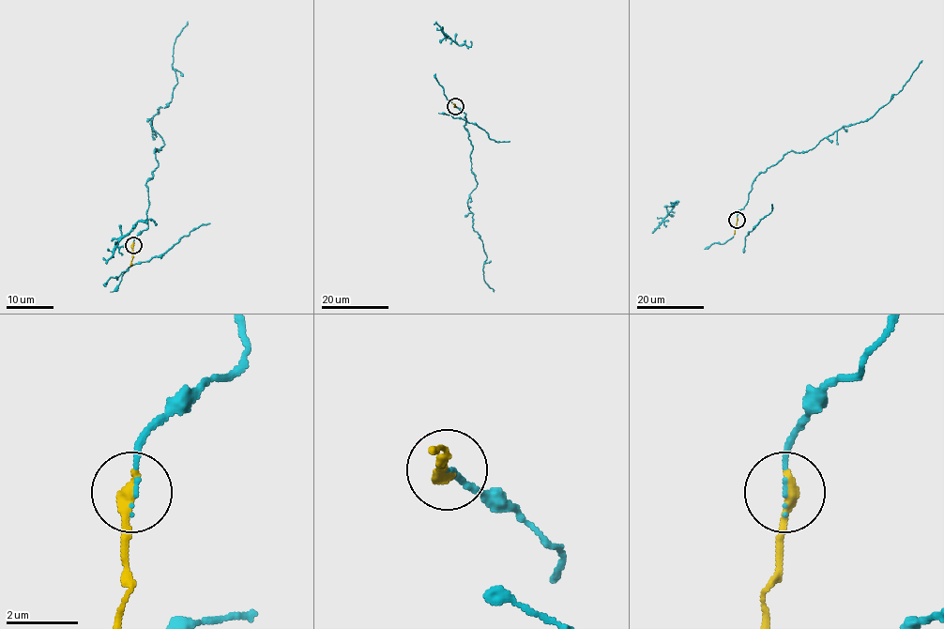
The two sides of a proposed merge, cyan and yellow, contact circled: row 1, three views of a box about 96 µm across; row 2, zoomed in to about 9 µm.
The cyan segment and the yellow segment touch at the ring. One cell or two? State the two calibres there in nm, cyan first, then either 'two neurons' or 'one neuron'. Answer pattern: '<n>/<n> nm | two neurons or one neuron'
80/360 nm | one neuron

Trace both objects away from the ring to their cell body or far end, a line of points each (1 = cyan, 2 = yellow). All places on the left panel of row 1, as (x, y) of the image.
1: (134, 245), (148, 226), (145, 183), (163, 145), (150, 121), (172, 99), (173, 48), (187, 22)
2: (132, 245), (130, 265)

